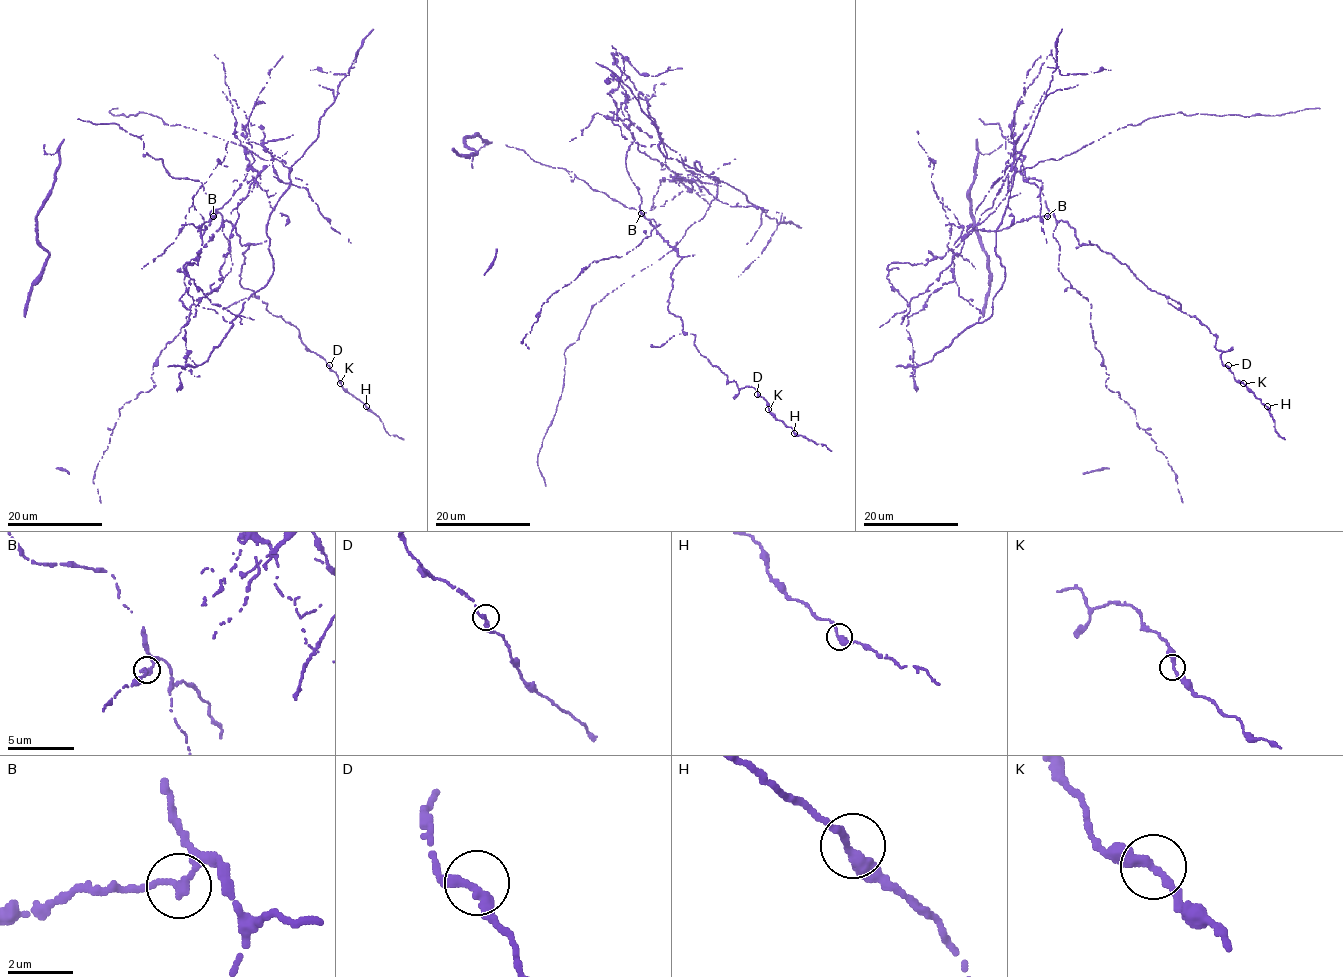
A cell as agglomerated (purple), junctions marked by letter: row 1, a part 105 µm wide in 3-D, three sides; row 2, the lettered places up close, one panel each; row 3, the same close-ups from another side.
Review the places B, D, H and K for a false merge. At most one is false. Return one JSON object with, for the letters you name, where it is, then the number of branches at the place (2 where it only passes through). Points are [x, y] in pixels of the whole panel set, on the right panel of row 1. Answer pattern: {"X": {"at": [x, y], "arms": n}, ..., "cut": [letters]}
{"B": {"at": [1047, 216], "arms": 2}, "cut": ["B"]}

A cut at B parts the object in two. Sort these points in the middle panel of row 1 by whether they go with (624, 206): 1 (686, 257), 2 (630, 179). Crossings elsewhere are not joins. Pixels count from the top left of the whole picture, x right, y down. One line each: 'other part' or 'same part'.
1: same part
2: other part

